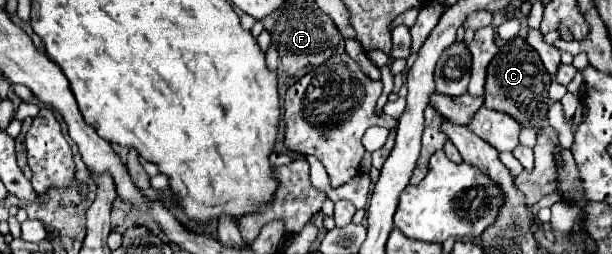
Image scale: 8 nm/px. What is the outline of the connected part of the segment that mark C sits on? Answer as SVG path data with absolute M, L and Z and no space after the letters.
M518 36L506 42L494 56L494 62L490 62L488 66L484 106L512 114L512 118L516 118L522 126L526 122L534 122L536 128L542 128L548 114L548 88L550 74L542 66L542 60L532 50L532 46Z

